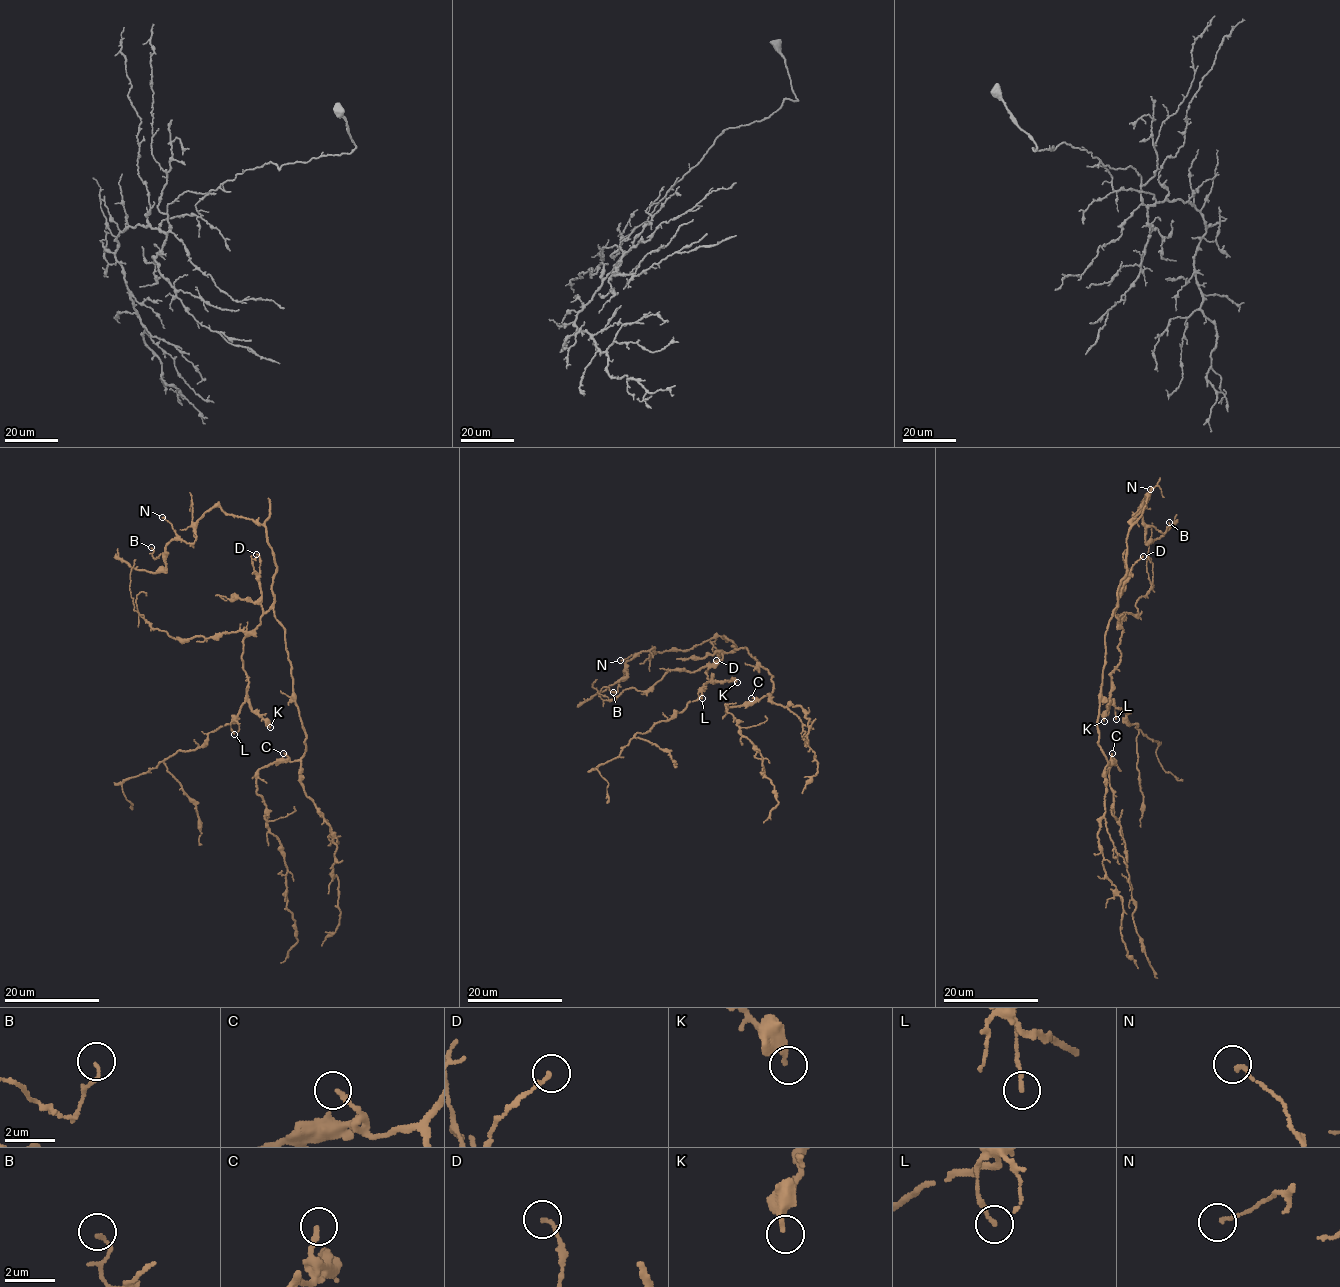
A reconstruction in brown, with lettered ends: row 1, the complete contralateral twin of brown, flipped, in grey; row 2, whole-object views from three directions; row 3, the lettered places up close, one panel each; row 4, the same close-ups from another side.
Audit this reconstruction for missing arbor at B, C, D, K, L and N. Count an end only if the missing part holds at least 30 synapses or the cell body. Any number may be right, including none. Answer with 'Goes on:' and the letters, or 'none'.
Goes on: none

